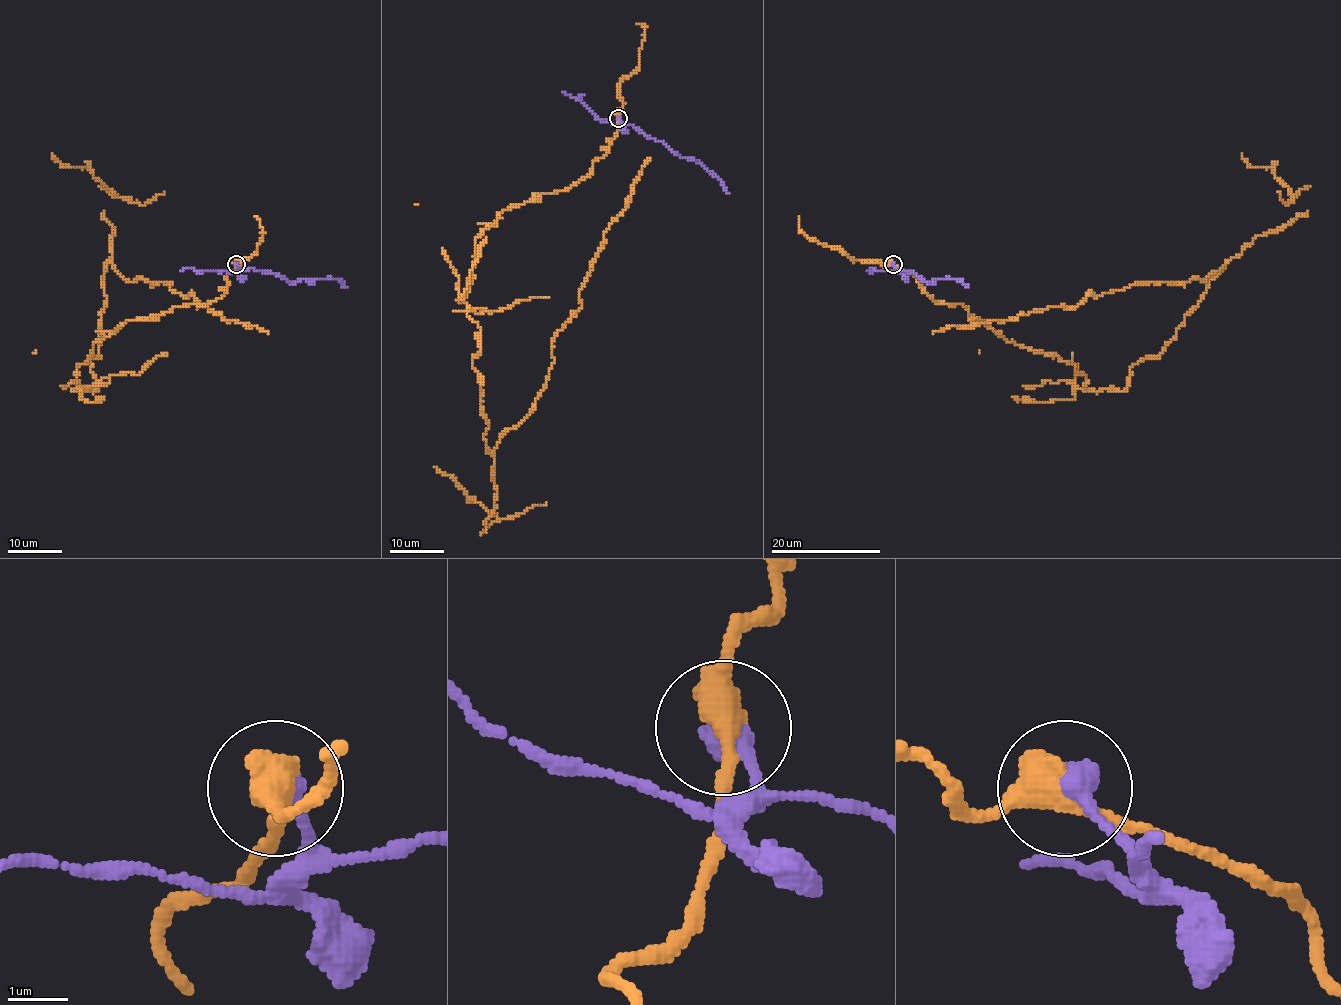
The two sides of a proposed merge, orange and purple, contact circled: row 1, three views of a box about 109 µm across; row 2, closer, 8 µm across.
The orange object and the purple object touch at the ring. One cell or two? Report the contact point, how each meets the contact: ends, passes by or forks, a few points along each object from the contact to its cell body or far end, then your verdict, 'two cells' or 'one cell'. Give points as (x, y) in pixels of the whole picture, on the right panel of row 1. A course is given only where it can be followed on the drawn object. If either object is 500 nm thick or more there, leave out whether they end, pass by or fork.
at (893, 264); orange passes by; purple ends there; orange runs (892, 264), (1097, 392), (1123, 390), (1159, 355), (1226, 263), (1204, 281), (932, 333); purple runs (892, 264), (899, 270), (914, 273), (925, 282), (954, 278), (969, 286); two cells

